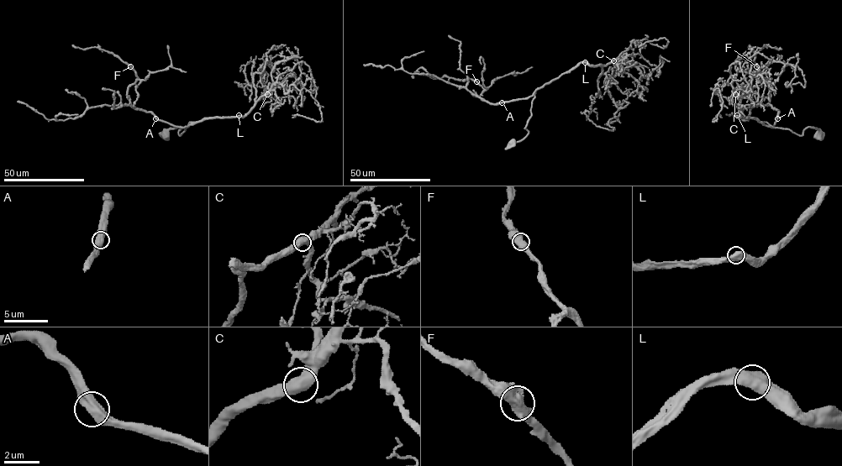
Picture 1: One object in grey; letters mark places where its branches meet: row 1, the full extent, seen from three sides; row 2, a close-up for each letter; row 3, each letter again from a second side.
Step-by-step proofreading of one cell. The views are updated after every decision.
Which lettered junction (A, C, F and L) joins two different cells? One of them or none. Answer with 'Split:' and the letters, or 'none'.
Split: none

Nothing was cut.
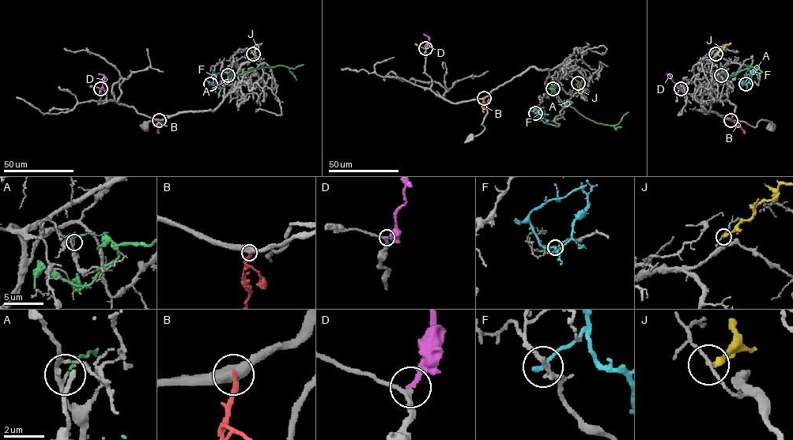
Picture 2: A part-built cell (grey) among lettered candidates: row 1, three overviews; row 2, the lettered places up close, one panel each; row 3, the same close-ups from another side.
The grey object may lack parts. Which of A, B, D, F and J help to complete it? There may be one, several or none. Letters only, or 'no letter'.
D

